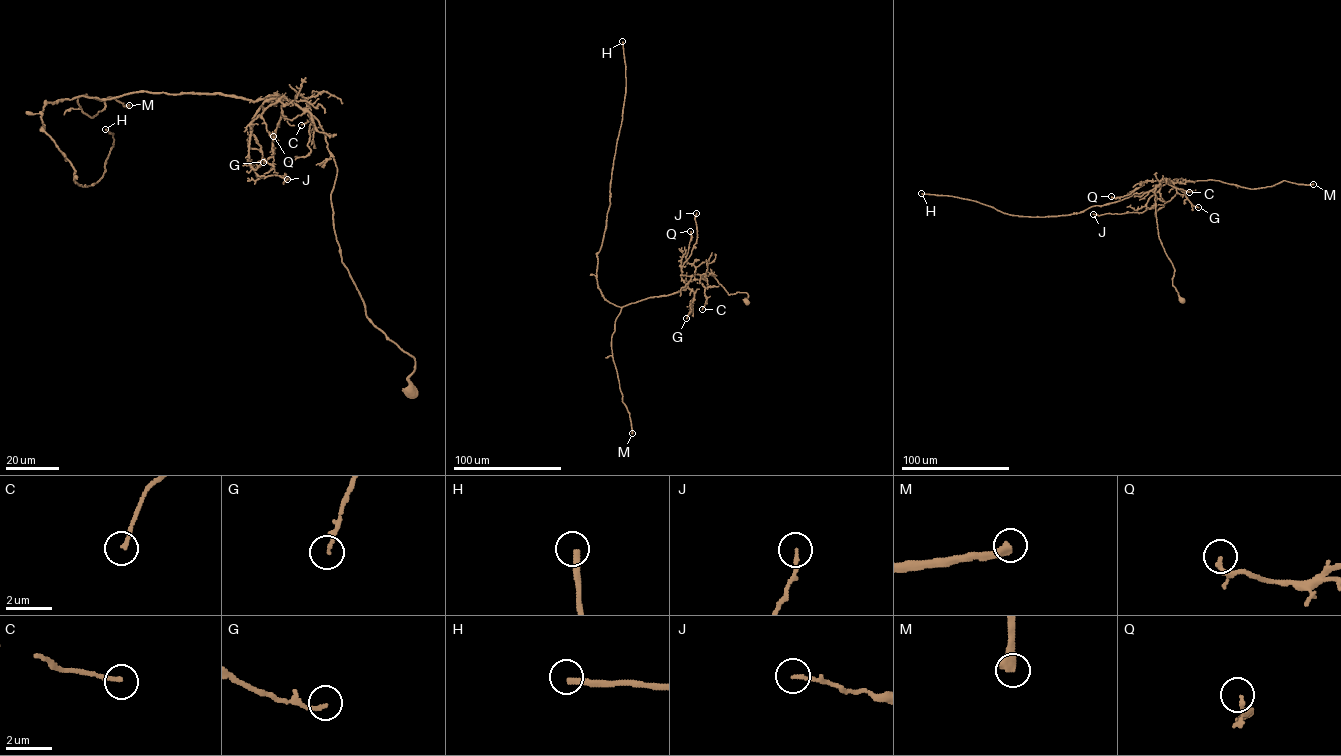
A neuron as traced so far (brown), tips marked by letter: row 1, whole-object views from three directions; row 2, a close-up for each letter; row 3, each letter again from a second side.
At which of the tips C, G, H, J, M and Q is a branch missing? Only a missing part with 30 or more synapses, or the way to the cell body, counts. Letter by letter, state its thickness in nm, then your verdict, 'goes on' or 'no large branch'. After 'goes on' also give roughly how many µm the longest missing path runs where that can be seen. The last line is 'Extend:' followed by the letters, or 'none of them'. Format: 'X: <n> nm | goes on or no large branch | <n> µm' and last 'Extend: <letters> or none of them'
C: 180 nm | no large branch
G: 150 nm | no large branch
H: 260 nm | goes on | 170 µm
J: 160 nm | no large branch
M: 440 nm | goes on | 50 µm
Q: 160 nm | no large branch
Extend: H, M

